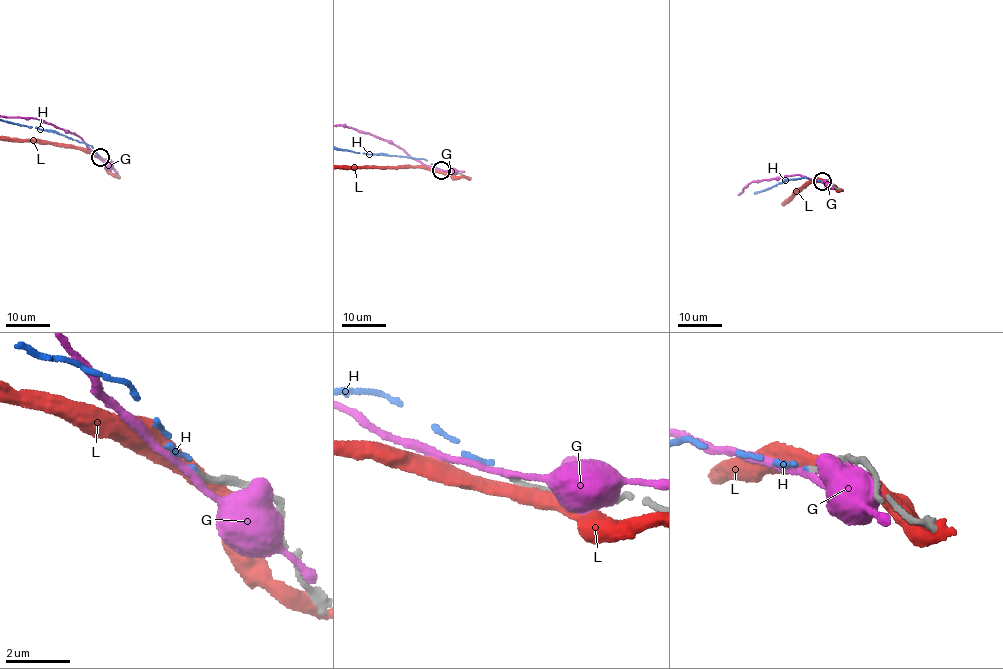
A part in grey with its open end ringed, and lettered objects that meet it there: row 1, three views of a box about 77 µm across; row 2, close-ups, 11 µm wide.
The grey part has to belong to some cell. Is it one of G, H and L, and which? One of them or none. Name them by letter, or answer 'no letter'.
H

